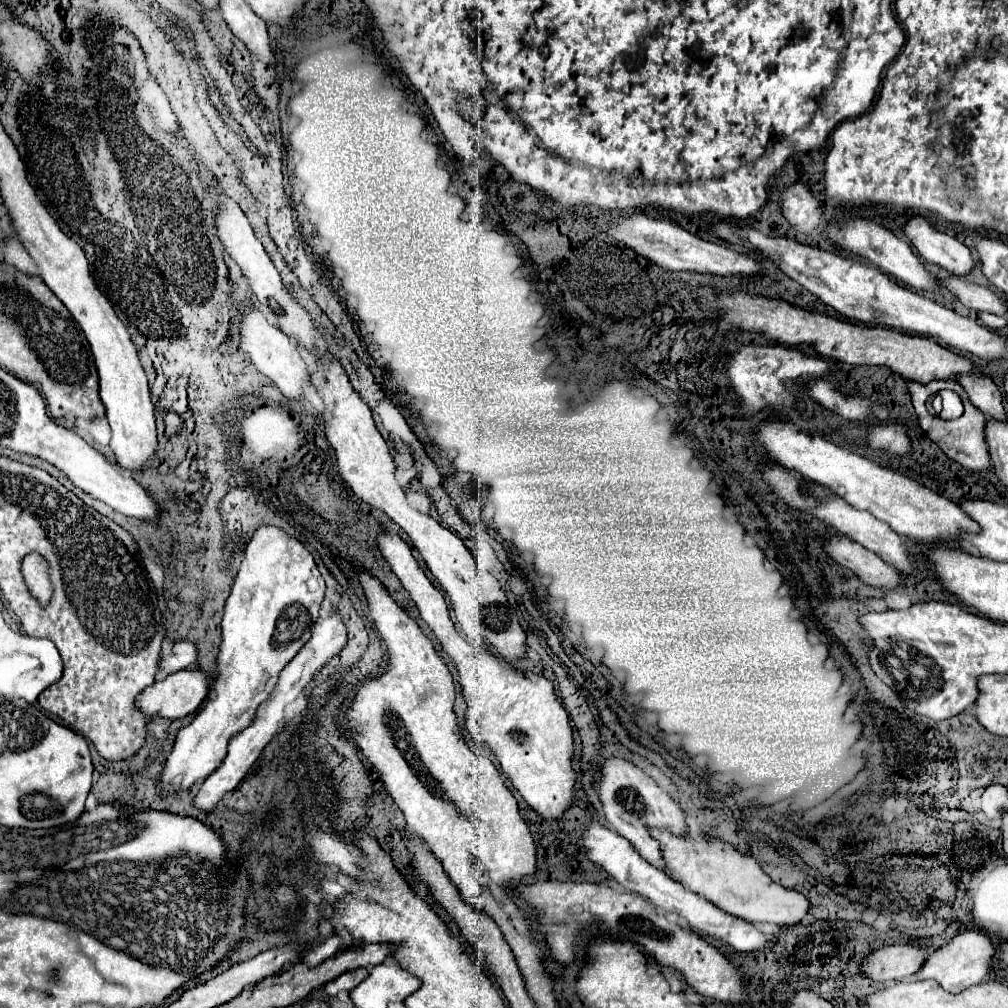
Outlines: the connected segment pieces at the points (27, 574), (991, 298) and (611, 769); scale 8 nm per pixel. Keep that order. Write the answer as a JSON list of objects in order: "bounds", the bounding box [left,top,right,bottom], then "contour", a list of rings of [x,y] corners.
[{"bounds":[22,554,52,604],"contour":[[[28,554],[22,562],[22,574],[24,574],[24,580],[28,584],[28,588],[32,590],[32,594],[42,602],[46,604],[48,598],[52,596],[52,586],[50,586],[50,580],[48,580],[48,562],[36,554]]]},{"bounds":[946,276,1006,316],"contour":[[[950,276],[950,278],[946,278],[946,288],[966,308],[972,308],[972,310],[978,310],[978,312],[986,310],[986,312],[992,312],[992,314],[998,314],[998,316],[1006,316],[1006,302],[1004,302],[1004,298],[996,296],[994,292],[990,292],[984,286],[966,282],[960,276]]]},{"bounds":[596,758,686,870],"contour":[[[608,758],[600,766],[602,776],[596,782],[596,792],[602,802],[604,814],[608,824],[626,840],[632,842],[632,846],[642,854],[646,862],[652,866],[664,870],[664,860],[660,856],[658,842],[648,834],[650,828],[666,828],[674,834],[684,834],[686,832],[686,822],[684,822],[684,812],[680,806],[646,774],[642,774],[632,762],[624,758]]]}]

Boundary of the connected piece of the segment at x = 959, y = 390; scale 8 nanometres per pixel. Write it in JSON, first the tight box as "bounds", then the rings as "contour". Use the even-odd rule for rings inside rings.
{"bounds":[908,380,990,472],"contour":[[[908,380],[908,390],[910,390],[910,396],[912,396],[912,404],[916,408],[916,414],[918,414],[918,422],[920,422],[922,430],[928,434],[928,438],[932,442],[936,442],[952,460],[956,460],[964,468],[970,468],[970,470],[976,470],[976,472],[990,468],[990,456],[988,456],[988,448],[986,448],[986,440],[984,440],[984,422],[986,422],[986,418],[984,418],[984,414],[980,414],[980,410],[976,410],[976,406],[972,406],[972,402],[968,402],[968,394],[964,394],[964,388],[958,382],[936,380],[936,382],[920,384],[920,382]],[[942,388],[954,390],[962,398],[964,414],[958,420],[942,420],[942,418],[934,416],[926,410],[928,396],[940,392]]]}

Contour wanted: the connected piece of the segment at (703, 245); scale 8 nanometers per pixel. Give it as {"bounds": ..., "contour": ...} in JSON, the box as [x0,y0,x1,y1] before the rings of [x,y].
{"bounds":[602,212,758,276],"contour":[[[634,212],[626,220],[614,224],[602,232],[612,236],[614,240],[626,244],[640,256],[648,258],[650,262],[654,262],[666,270],[692,270],[692,272],[710,272],[710,274],[720,274],[720,276],[756,274],[758,272],[758,264],[750,256],[742,256],[742,254],[738,254],[730,248],[718,246],[714,242],[706,242],[706,240],[690,234],[688,230],[680,228],[674,222],[658,222],[658,220],[648,218],[642,212]]]}

